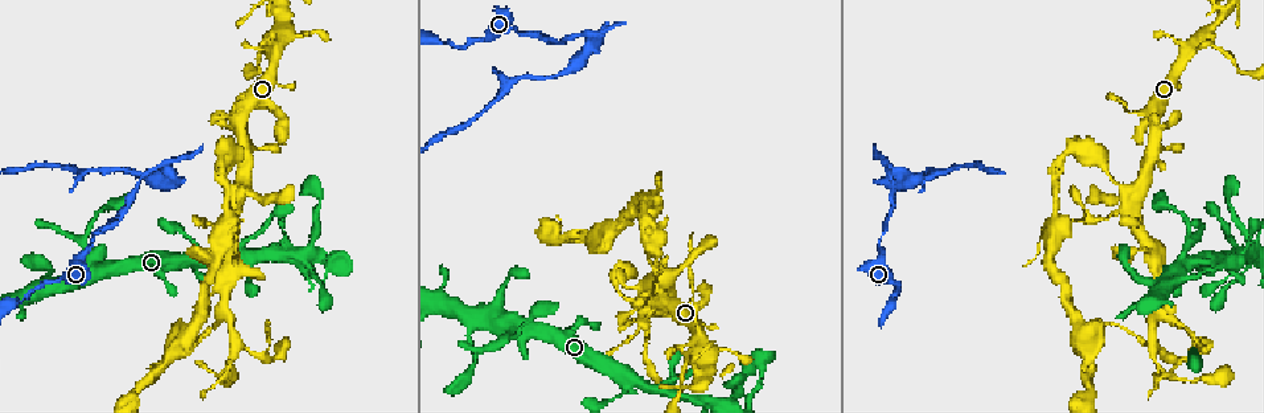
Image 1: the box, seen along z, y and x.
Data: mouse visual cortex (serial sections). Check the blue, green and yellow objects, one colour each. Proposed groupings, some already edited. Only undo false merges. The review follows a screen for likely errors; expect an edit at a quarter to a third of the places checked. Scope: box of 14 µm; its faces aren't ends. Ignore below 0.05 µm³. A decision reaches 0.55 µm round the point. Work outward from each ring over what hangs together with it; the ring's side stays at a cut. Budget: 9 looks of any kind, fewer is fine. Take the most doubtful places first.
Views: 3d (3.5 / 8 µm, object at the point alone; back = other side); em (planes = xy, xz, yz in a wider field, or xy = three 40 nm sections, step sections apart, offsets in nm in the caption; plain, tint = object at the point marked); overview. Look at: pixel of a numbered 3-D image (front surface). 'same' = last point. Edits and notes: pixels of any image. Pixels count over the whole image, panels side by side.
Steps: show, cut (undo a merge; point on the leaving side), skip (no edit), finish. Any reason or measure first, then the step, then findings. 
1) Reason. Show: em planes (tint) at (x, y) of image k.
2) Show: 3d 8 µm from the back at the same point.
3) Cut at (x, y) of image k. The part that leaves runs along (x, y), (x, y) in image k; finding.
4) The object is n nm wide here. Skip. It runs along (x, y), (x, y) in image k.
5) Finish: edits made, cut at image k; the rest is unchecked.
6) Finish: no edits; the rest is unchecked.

Abrupt turn. Show: 3d 8 µm at (892, 169) of image 1.

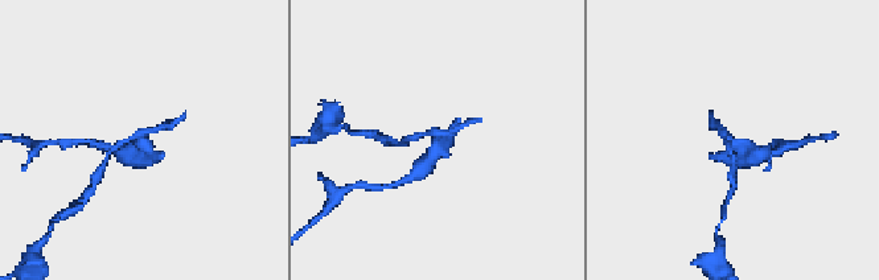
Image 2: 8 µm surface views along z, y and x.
Need the tissue. Show: em xy step 3 (tint) at (141, 141) of image 2.

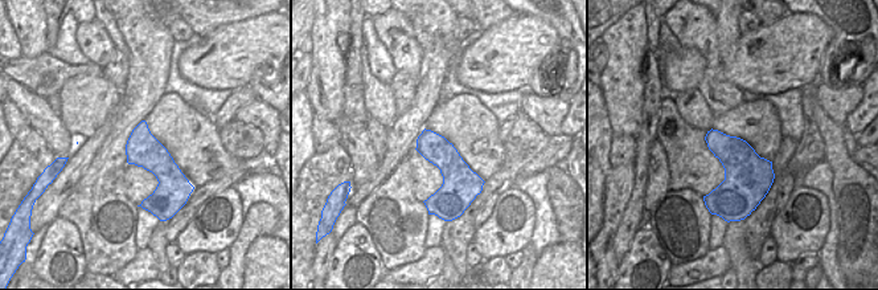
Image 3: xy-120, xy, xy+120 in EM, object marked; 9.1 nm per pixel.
Cut at (132, 157) of image 2. The part that leaves runs along (435, 136), (435, 157), (410, 178) in image 2; a second cell is stuck on.

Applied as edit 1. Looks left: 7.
Thin arm on a thick one. Show: em xy step 3 (tint) at (704, 343) of image 1.

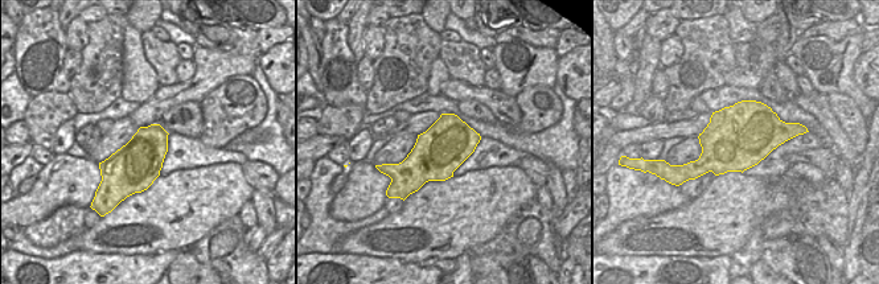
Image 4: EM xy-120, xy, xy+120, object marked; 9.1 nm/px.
Show: 3d 3.5 µm at the same point.

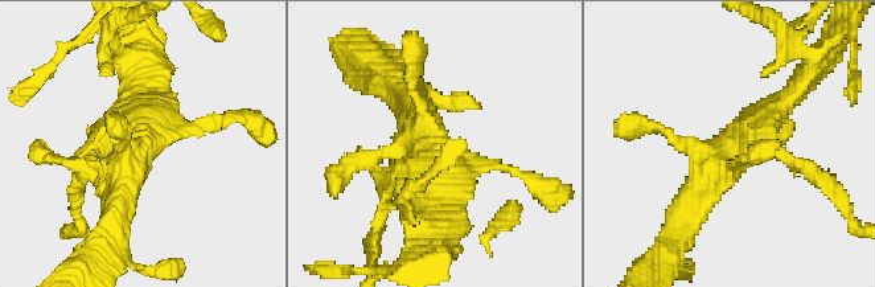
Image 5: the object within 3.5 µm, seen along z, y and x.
Skip. It runs along (684, 214), (717, 162), (798, 89) in image 5; continuous, no second cell.

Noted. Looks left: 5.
Thin neck. Show: 3d 3.5 µm at (239, 123) of image 1.

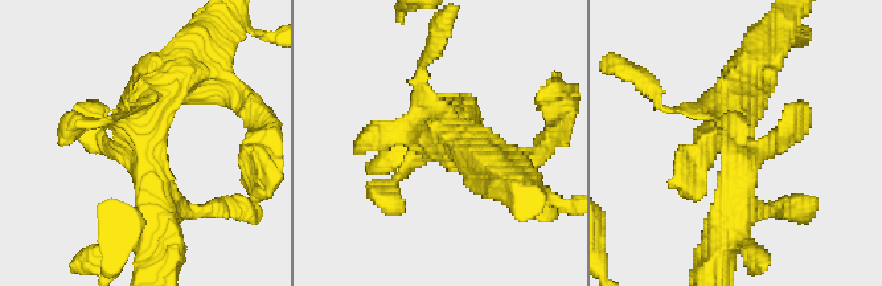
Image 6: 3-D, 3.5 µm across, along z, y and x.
Show: em xy step 2 (tint) at (135, 138) of image 6.

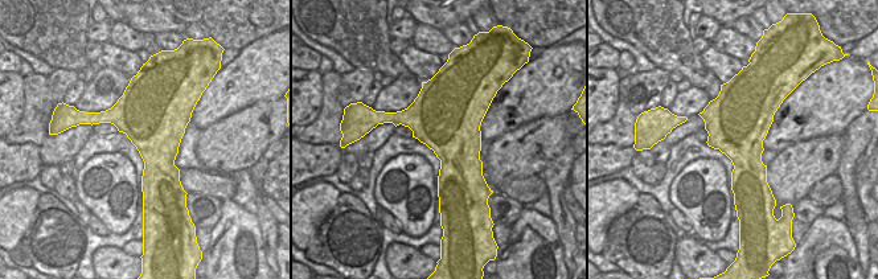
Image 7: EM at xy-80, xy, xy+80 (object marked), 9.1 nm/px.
Cut it another way. Show: em xy step 5 (tint) at the same point.

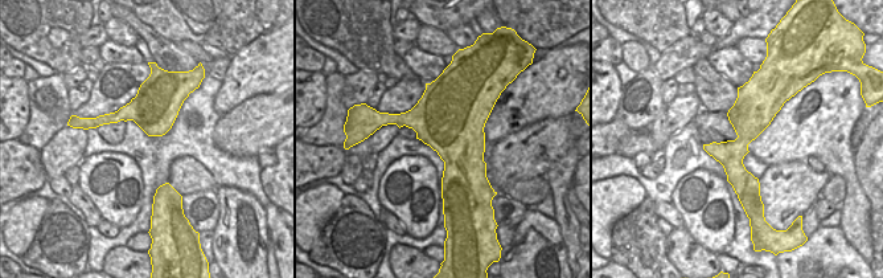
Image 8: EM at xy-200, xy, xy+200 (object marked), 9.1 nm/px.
Skip. It runs along (193, 50), (146, 111), (154, 208) in image 6; one cell here.

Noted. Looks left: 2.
Three-way junction. Show: 3d 3.5 µm at (235, 342) of image 1.

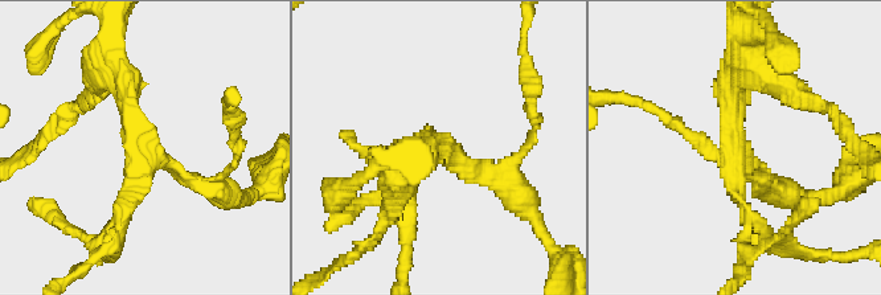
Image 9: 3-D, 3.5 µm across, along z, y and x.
3 arms meet here; the arms are 200, 250, 300 nm wide; need the tissue. Show: em xy step 3 (tint) at (445, 149) of image 9.

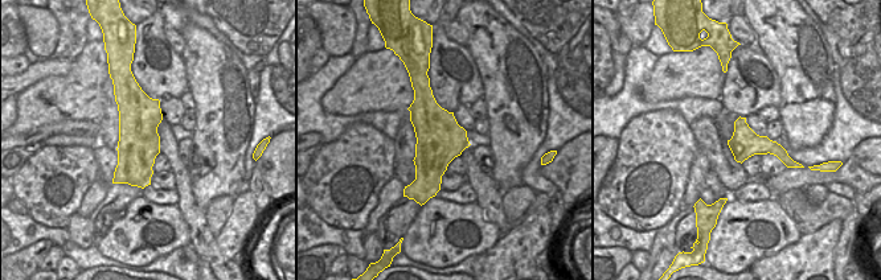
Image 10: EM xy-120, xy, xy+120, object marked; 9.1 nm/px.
Cut at (512, 189) of image 9. The part that leaves runs along (475, 171), (508, 171), (545, 240) in image 9; two cells meet here.

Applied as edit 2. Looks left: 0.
Finish: edits made, cut at image 2, cut at image 9; the rest is unchecked.

